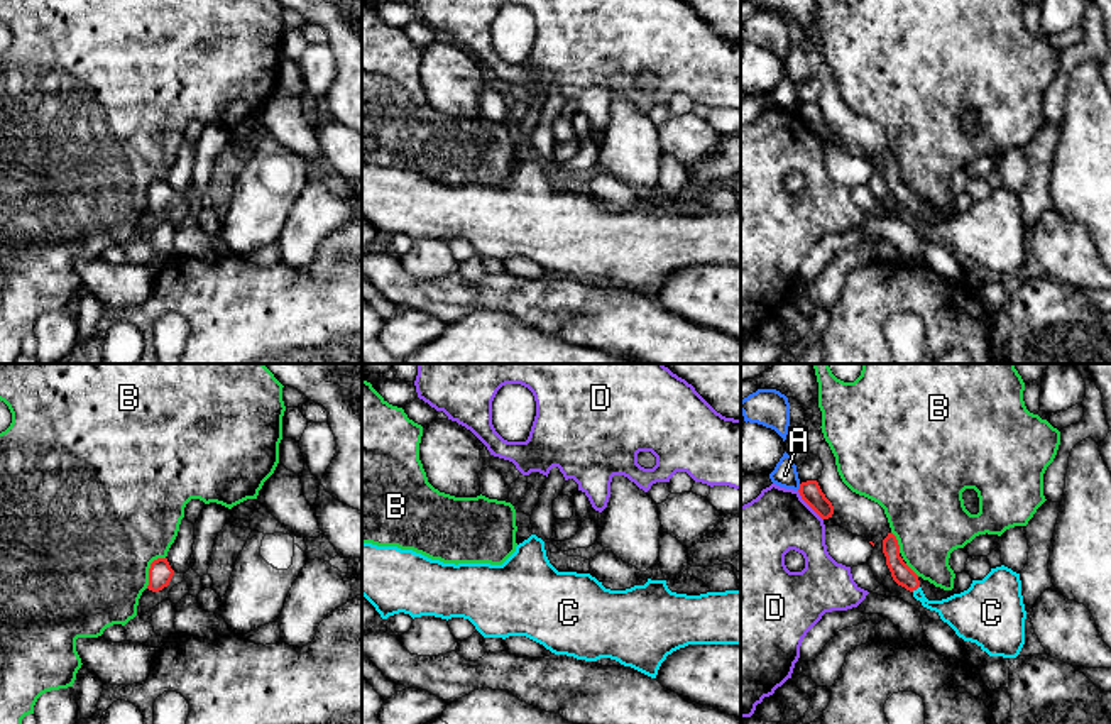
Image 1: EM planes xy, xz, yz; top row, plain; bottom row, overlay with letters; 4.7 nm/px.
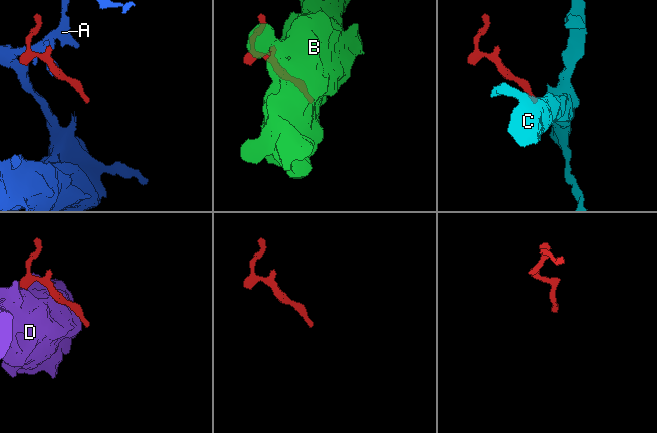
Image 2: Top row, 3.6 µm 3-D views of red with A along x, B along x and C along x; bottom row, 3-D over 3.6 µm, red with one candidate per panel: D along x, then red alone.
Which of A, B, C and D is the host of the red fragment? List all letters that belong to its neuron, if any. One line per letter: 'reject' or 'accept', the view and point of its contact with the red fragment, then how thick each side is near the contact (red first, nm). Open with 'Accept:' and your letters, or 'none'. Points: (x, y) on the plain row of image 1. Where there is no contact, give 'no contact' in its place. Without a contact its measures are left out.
Accept: C
A: reject | yz (800, 109) | 100/120 nm
B: reject | xy (149, 190) | 110/500 nm
C: accept | yz (915, 210) | 100/180 nm
D: reject | yz (809, 126) | 100/300 nm

